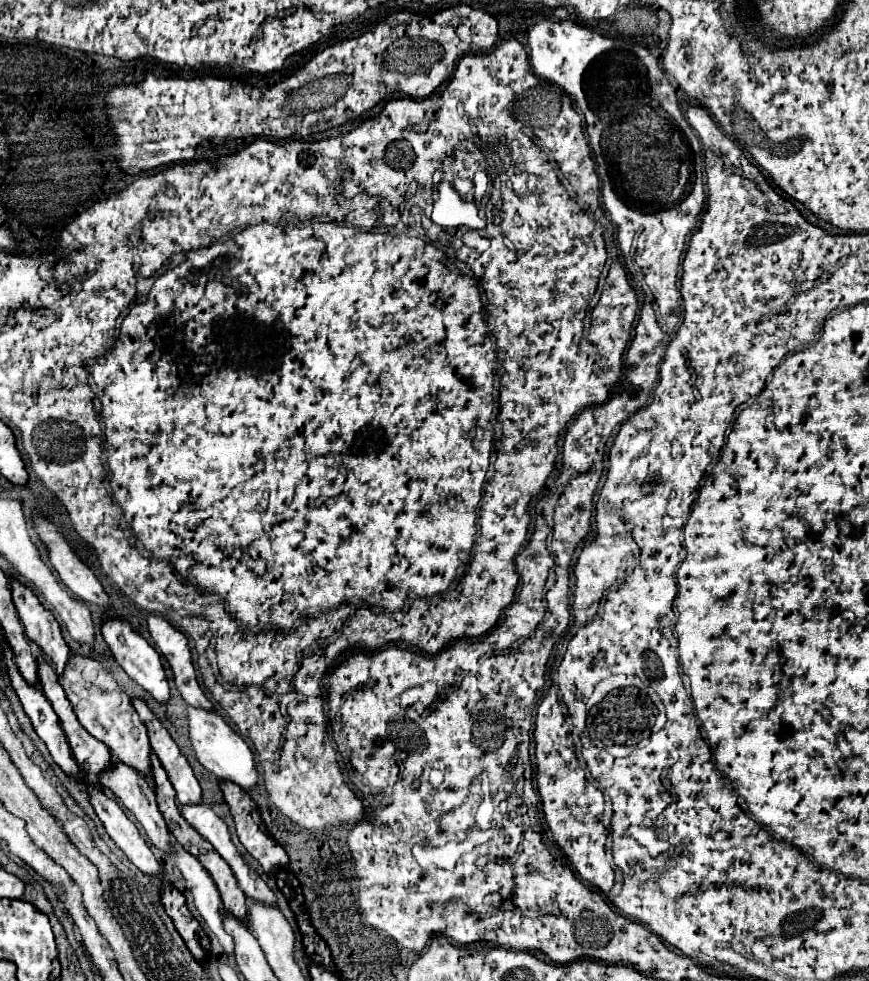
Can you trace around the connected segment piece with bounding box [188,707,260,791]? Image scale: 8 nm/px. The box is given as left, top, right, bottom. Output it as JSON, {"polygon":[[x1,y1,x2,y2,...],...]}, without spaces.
{"polygon":[[188,707,188,729,190,729,192,747,196,751,196,759,208,771,212,771,216,777,220,777,224,781,236,783,244,791,252,791,254,787,258,787,260,773,258,773,258,767,256,767,252,749,218,713,196,709,196,707]]}

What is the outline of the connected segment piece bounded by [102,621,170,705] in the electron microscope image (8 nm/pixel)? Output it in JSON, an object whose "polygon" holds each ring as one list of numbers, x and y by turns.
{"polygon":[[106,621,102,627,102,635,104,635,104,641,108,643,112,655,116,657,118,665,128,673,128,677,132,681,136,681,142,689,146,689,158,703,166,705,170,701,170,687,168,687,166,673,164,673,164,667,162,667,162,661,160,661,160,655,156,653,156,649,150,647,144,637,134,633,132,627,122,621]]}

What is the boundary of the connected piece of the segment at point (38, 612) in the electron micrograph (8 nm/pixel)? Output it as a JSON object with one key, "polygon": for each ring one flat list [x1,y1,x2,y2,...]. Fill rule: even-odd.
{"polygon":[[12,581,12,597,26,637,38,645,44,659,56,669,58,677,62,677,70,659,70,647,60,633,58,621,48,609,40,605,36,595,18,581]]}

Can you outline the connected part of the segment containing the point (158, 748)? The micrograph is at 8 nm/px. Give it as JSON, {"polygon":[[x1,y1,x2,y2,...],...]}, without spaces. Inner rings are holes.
{"polygon":[[134,699,134,707,136,707,142,723,148,729,148,737,150,737,154,755,160,759,162,767,168,773,172,787,176,789,178,803,180,805,202,803,202,791,200,791,198,779,192,773,192,767,188,765,188,761,180,755,178,745,172,741,168,731,160,725,156,715,146,707,146,703,142,699]]}

